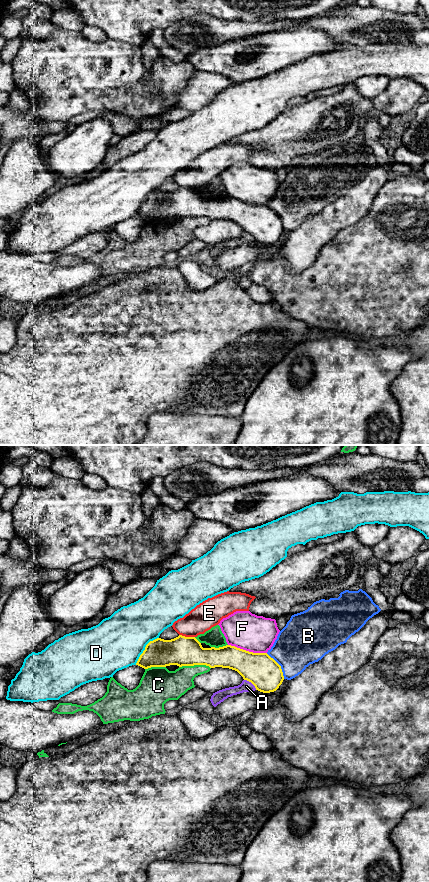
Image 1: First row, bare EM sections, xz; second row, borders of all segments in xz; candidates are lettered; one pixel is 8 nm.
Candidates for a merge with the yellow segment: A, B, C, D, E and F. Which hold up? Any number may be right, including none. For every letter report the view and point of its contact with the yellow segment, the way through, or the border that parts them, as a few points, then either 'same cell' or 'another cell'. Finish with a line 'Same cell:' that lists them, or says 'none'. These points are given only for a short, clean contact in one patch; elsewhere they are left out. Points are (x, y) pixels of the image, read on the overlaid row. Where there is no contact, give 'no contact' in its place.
A: meets yellow in xz at (251, 682); border along xz (244, 679), (248, 680), (256, 689); another cell
B: meets yellow in xz at (279, 665); another cell
C: meets yellow in xz at (195, 664); another cell
D: meets yellow in xz at (145, 649); another cell
E: meets yellow in xz at (187, 637); another cell
F: meets yellow in xz at (247, 651); another cell
Same cell: none

